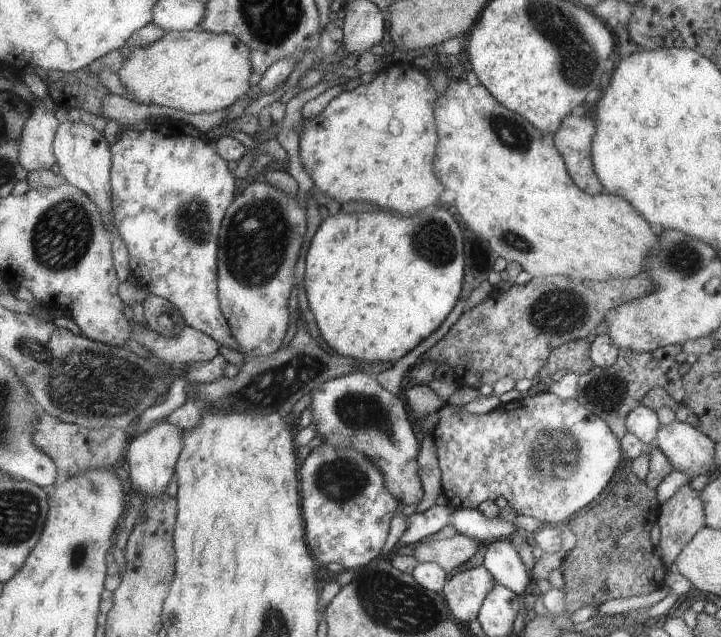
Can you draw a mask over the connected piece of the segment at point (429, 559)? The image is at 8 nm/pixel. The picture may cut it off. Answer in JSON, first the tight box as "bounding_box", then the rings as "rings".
{"bounding_box":[413,532,480,572],"rings":[[[457,532],[452,538],[413,546],[413,550],[419,563],[436,563],[450,572],[470,560],[480,549],[476,539]]]}

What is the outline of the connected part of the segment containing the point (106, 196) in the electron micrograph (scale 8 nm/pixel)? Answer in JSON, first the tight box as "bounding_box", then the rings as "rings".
{"bounding_box":[53,121,113,230],"rings":[[[65,121],[58,125],[53,140],[54,154],[60,166],[60,176],[63,182],[85,191],[101,211],[101,219],[108,230],[113,222],[112,190],[112,155],[109,144],[102,132],[92,125]]]}

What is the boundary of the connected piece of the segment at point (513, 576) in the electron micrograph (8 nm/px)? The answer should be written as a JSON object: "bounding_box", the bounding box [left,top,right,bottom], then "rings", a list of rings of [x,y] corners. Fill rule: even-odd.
{"bounding_box":[483,537,534,593],"rings":[[[510,537],[493,540],[484,550],[483,565],[495,578],[495,582],[510,590],[523,593],[534,573],[527,568]]]}

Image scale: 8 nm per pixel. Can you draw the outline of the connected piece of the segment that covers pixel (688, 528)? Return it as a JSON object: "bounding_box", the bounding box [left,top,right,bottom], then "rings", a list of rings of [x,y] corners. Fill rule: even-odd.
{"bounding_box":[659,484,705,565],"rings":[[[683,484],[666,502],[662,503],[659,550],[664,562],[671,565],[695,534],[705,526],[704,503],[700,491]]]}

